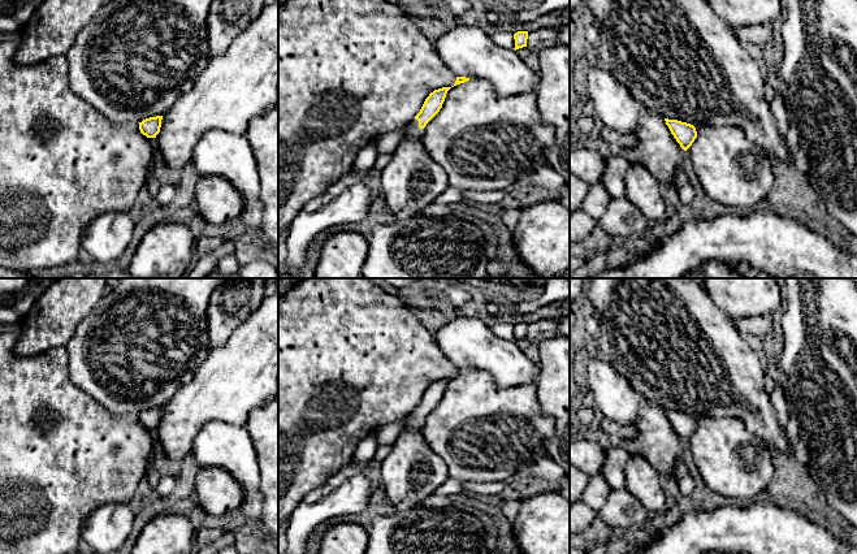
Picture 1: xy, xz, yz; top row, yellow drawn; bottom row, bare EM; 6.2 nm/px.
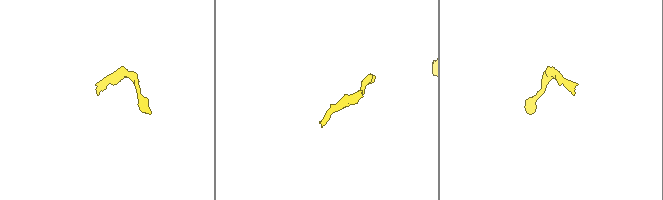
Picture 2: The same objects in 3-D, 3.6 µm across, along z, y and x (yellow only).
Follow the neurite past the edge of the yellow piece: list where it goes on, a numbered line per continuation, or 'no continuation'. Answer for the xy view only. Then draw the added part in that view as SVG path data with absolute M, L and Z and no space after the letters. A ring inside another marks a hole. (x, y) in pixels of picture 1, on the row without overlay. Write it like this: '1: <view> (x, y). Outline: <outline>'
no continuation

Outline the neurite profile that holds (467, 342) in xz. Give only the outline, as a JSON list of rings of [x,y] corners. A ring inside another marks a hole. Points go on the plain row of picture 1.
[[[459,316],[434,332],[434,338],[455,368],[486,371],[499,386],[537,381],[538,367],[515,341],[497,337],[480,319]]]

